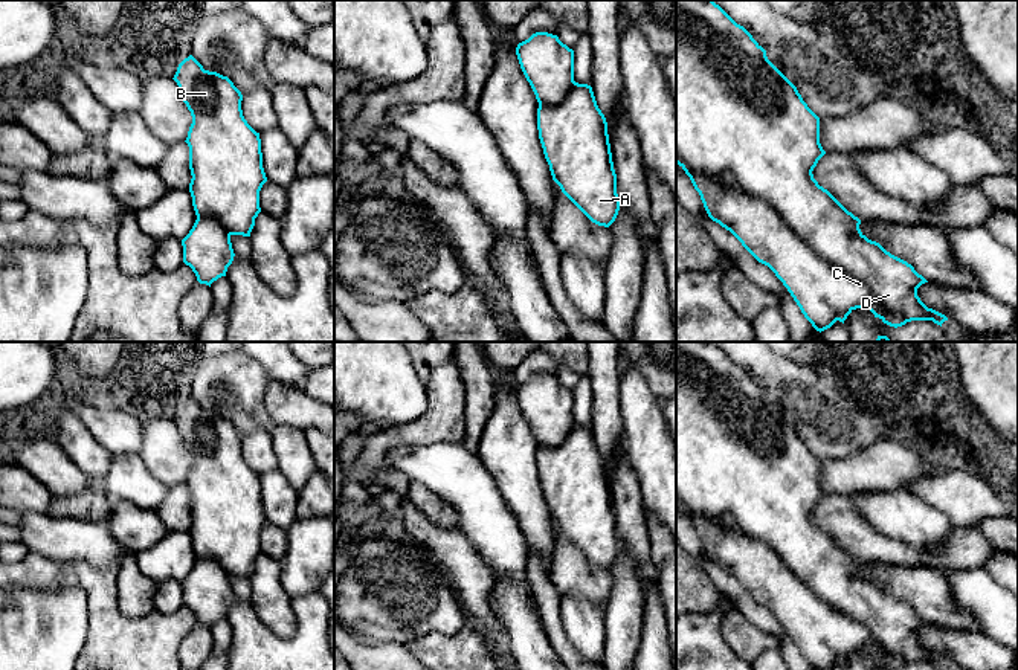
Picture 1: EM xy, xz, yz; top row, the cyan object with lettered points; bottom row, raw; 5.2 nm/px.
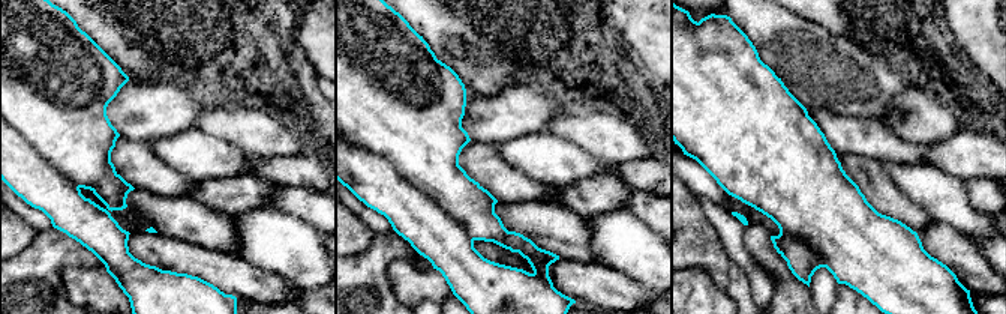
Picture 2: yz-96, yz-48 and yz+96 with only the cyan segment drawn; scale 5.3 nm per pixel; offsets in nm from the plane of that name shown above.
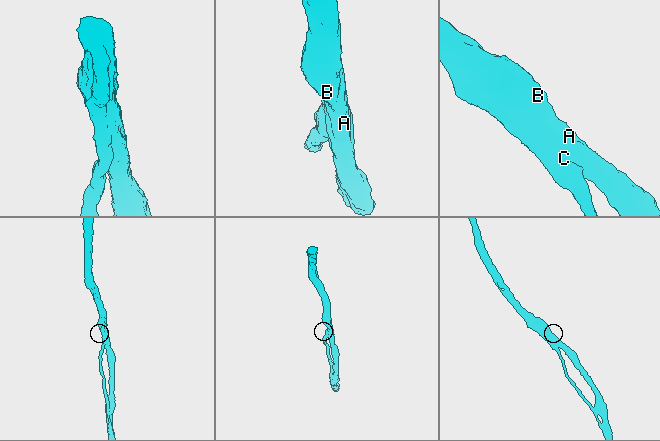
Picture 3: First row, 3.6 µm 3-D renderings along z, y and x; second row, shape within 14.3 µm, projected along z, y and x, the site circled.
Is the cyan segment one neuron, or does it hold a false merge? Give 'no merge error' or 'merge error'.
no merge error

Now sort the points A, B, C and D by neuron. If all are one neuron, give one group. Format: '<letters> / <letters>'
A B C D

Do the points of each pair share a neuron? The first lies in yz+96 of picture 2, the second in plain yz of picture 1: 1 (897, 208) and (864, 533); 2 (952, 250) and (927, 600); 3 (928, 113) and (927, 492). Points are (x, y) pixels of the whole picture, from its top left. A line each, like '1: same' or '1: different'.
1: same
2: same
3: different

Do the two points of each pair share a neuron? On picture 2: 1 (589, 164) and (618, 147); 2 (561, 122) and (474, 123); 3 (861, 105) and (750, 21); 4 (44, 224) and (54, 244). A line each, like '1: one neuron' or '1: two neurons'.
1: two neurons
2: two neurons
3: one neuron
4: two neurons

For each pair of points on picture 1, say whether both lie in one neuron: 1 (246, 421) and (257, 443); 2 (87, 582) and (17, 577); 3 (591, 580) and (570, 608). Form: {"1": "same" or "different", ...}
{"1": "different", "2": "same", "3": "different"}

